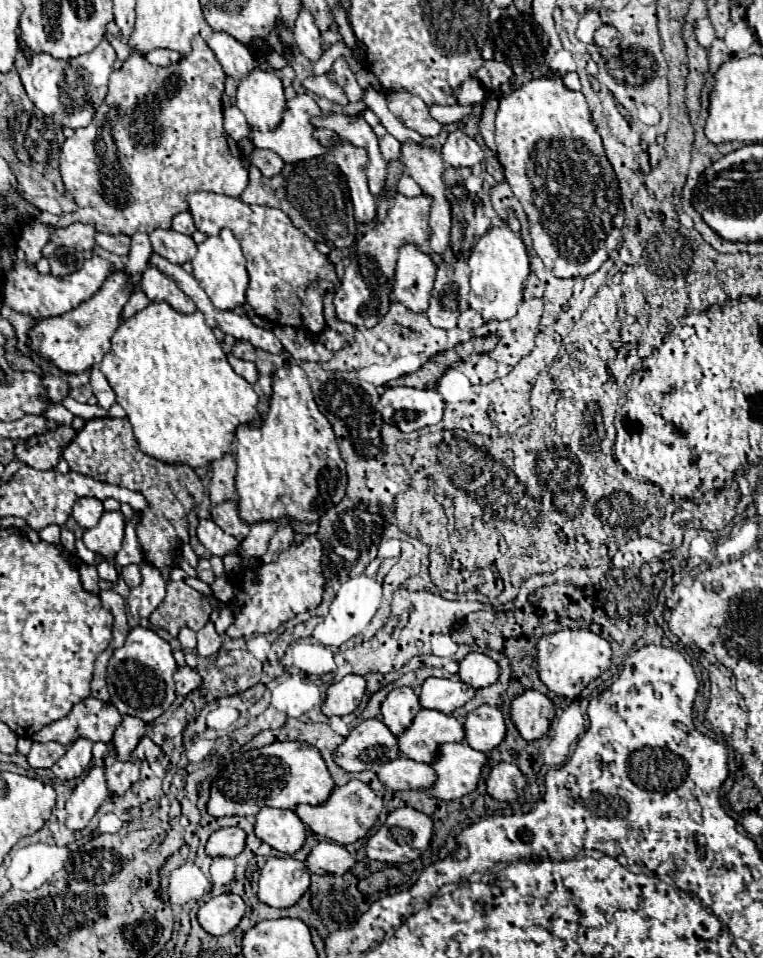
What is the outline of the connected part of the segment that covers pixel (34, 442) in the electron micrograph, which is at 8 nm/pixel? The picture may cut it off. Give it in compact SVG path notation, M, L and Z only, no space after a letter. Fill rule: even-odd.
M59 424L55 430L47 430L45 434L17 442L15 456L35 470L53 470L63 448L75 438L75 434L77 432L73 426Z

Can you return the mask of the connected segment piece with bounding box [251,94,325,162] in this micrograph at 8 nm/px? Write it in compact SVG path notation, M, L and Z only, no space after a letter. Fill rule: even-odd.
M297 94L295 98L287 100L287 110L283 114L281 124L275 130L267 130L267 132L253 128L251 130L251 142L255 144L255 148L273 150L283 162L299 162L299 160L309 160L309 158L321 156L321 154L325 154L323 146L319 146L319 142L315 142L315 138L311 138L311 130L313 130L311 118L317 114L321 114L321 110L315 104L315 100L307 94Z

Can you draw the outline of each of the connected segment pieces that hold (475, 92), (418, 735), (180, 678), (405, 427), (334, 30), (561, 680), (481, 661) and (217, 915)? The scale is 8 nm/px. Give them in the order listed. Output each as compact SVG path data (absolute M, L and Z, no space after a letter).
M467 78L455 96L457 104L461 106L473 106L473 104L481 104L485 100L485 88L481 86L481 82L477 78Z
M419 710L397 742L401 756L431 764L441 744L463 742L463 724L437 710Z
M181 666L175 672L175 684L177 684L177 694L187 696L191 690L195 690L201 684L201 676L197 674L197 670L191 670L189 666Z
M395 386L379 398L377 412L383 422L397 426L401 432L413 432L441 422L443 398L435 390Z
M333 22L333 24L329 26L329 30L321 32L321 48L327 50L329 46L333 46L333 44L337 44L337 42L343 42L343 36L341 36L341 32L339 32L337 22Z
M561 630L537 642L537 672L541 682L557 696L573 698L611 664L611 646L591 630Z
M469 652L461 662L459 662L459 680L469 684L471 688L479 690L485 686L491 686L497 676L499 676L499 664L493 662L489 656L481 652Z
M221 894L205 904L201 904L197 912L197 920L201 928L213 936L221 936L231 932L239 920L243 918L245 904L237 894Z

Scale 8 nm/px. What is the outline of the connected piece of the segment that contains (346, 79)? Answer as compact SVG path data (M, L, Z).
M337 58L333 68L327 72L331 82L335 82L337 86L343 88L343 92L347 94L349 102L359 102L363 98L363 88L357 84L353 70L349 68L349 62L345 58Z

